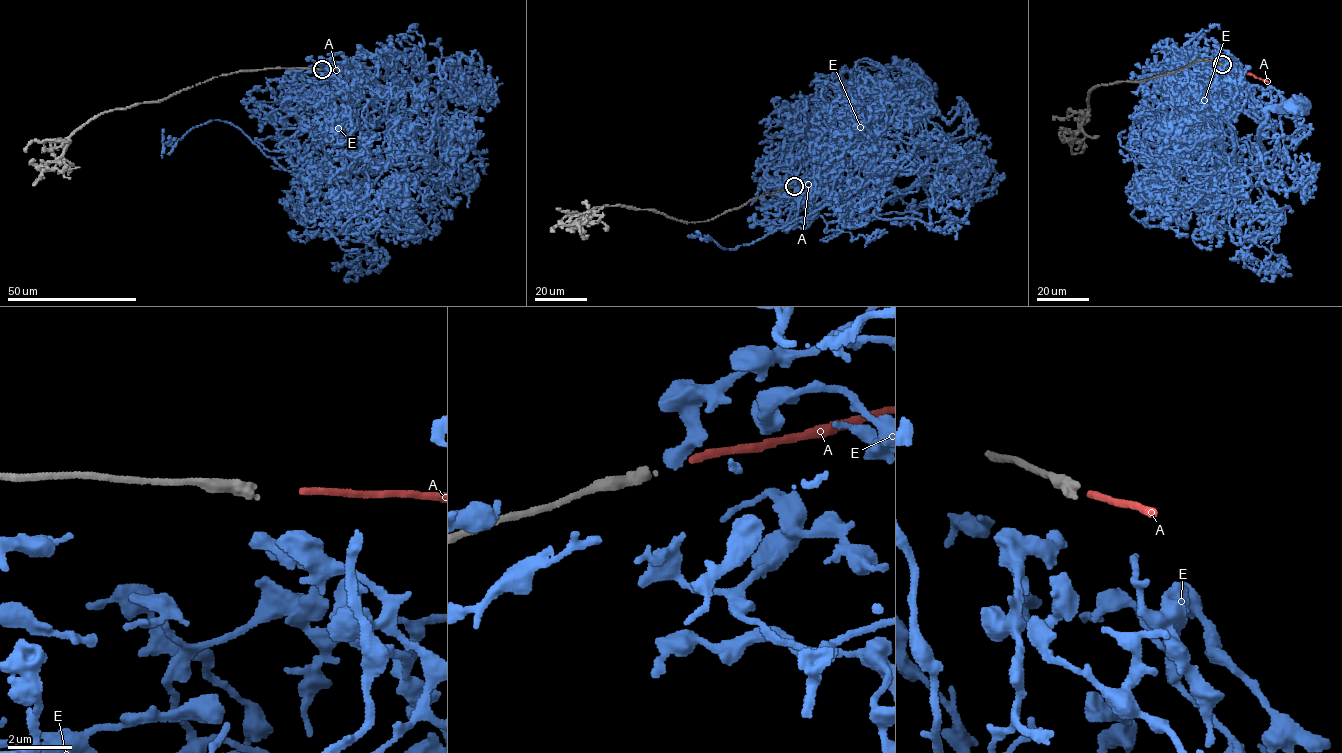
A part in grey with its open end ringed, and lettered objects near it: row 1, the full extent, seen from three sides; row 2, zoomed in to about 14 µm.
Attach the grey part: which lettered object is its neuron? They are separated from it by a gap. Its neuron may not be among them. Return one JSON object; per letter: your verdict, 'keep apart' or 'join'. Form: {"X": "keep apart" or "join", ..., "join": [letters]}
{"A": "join", "E": "keep apart", "join": ["A"]}

